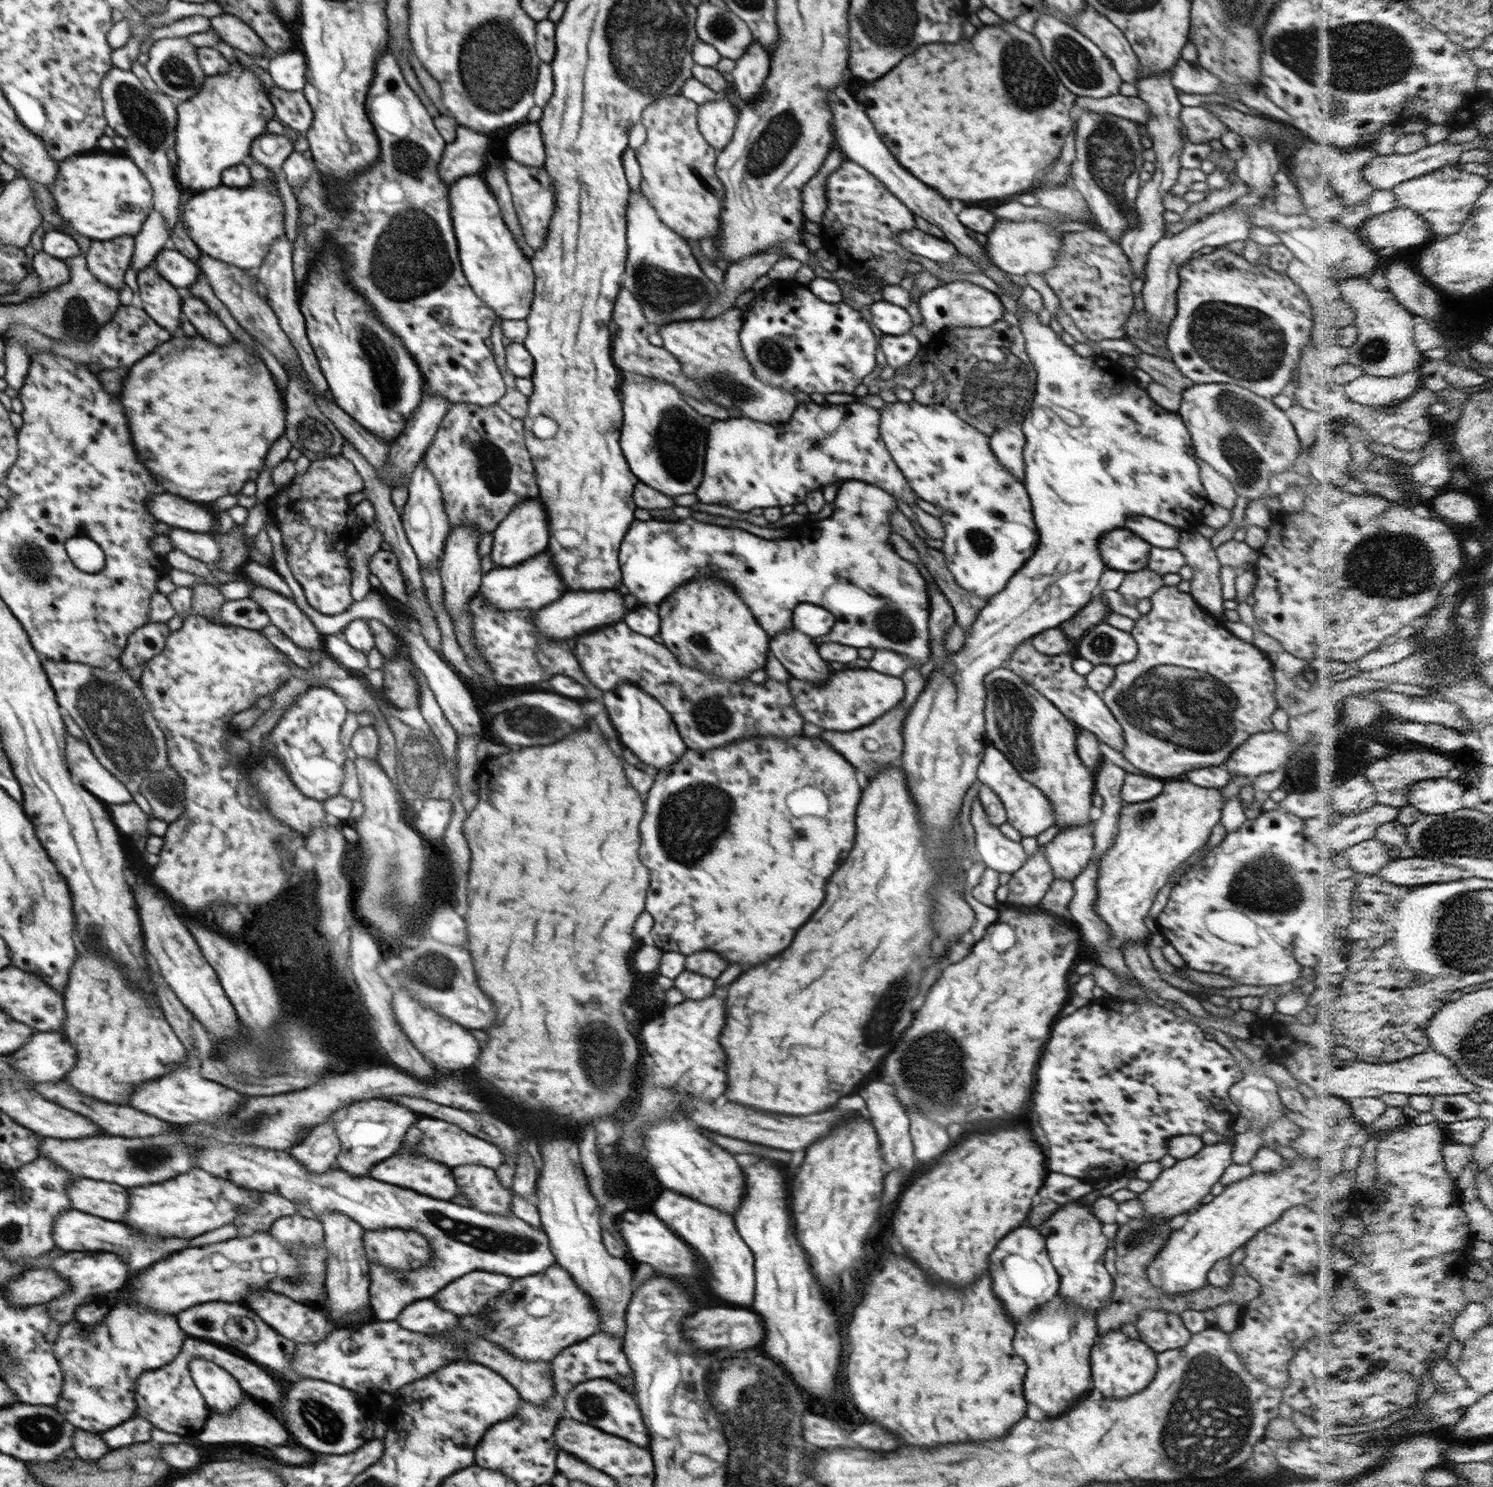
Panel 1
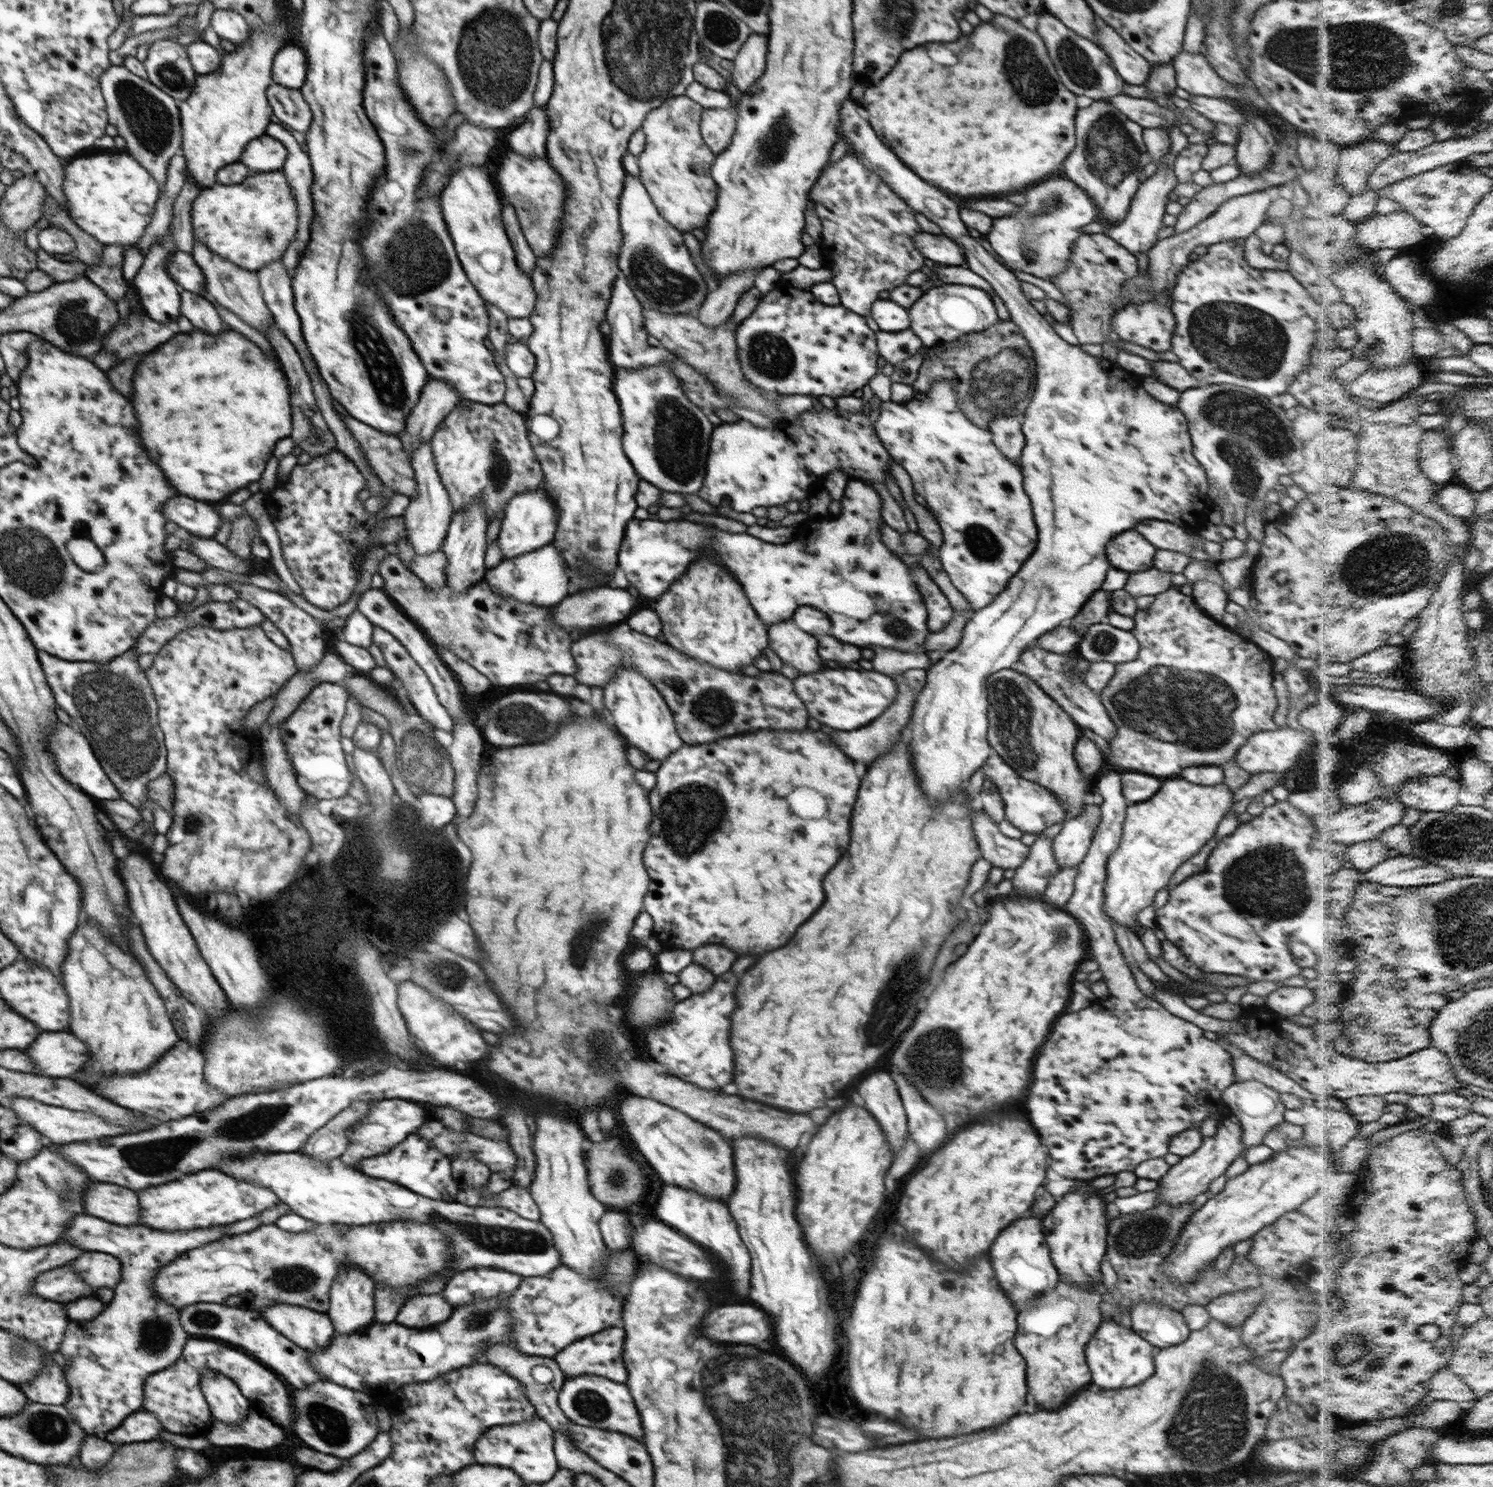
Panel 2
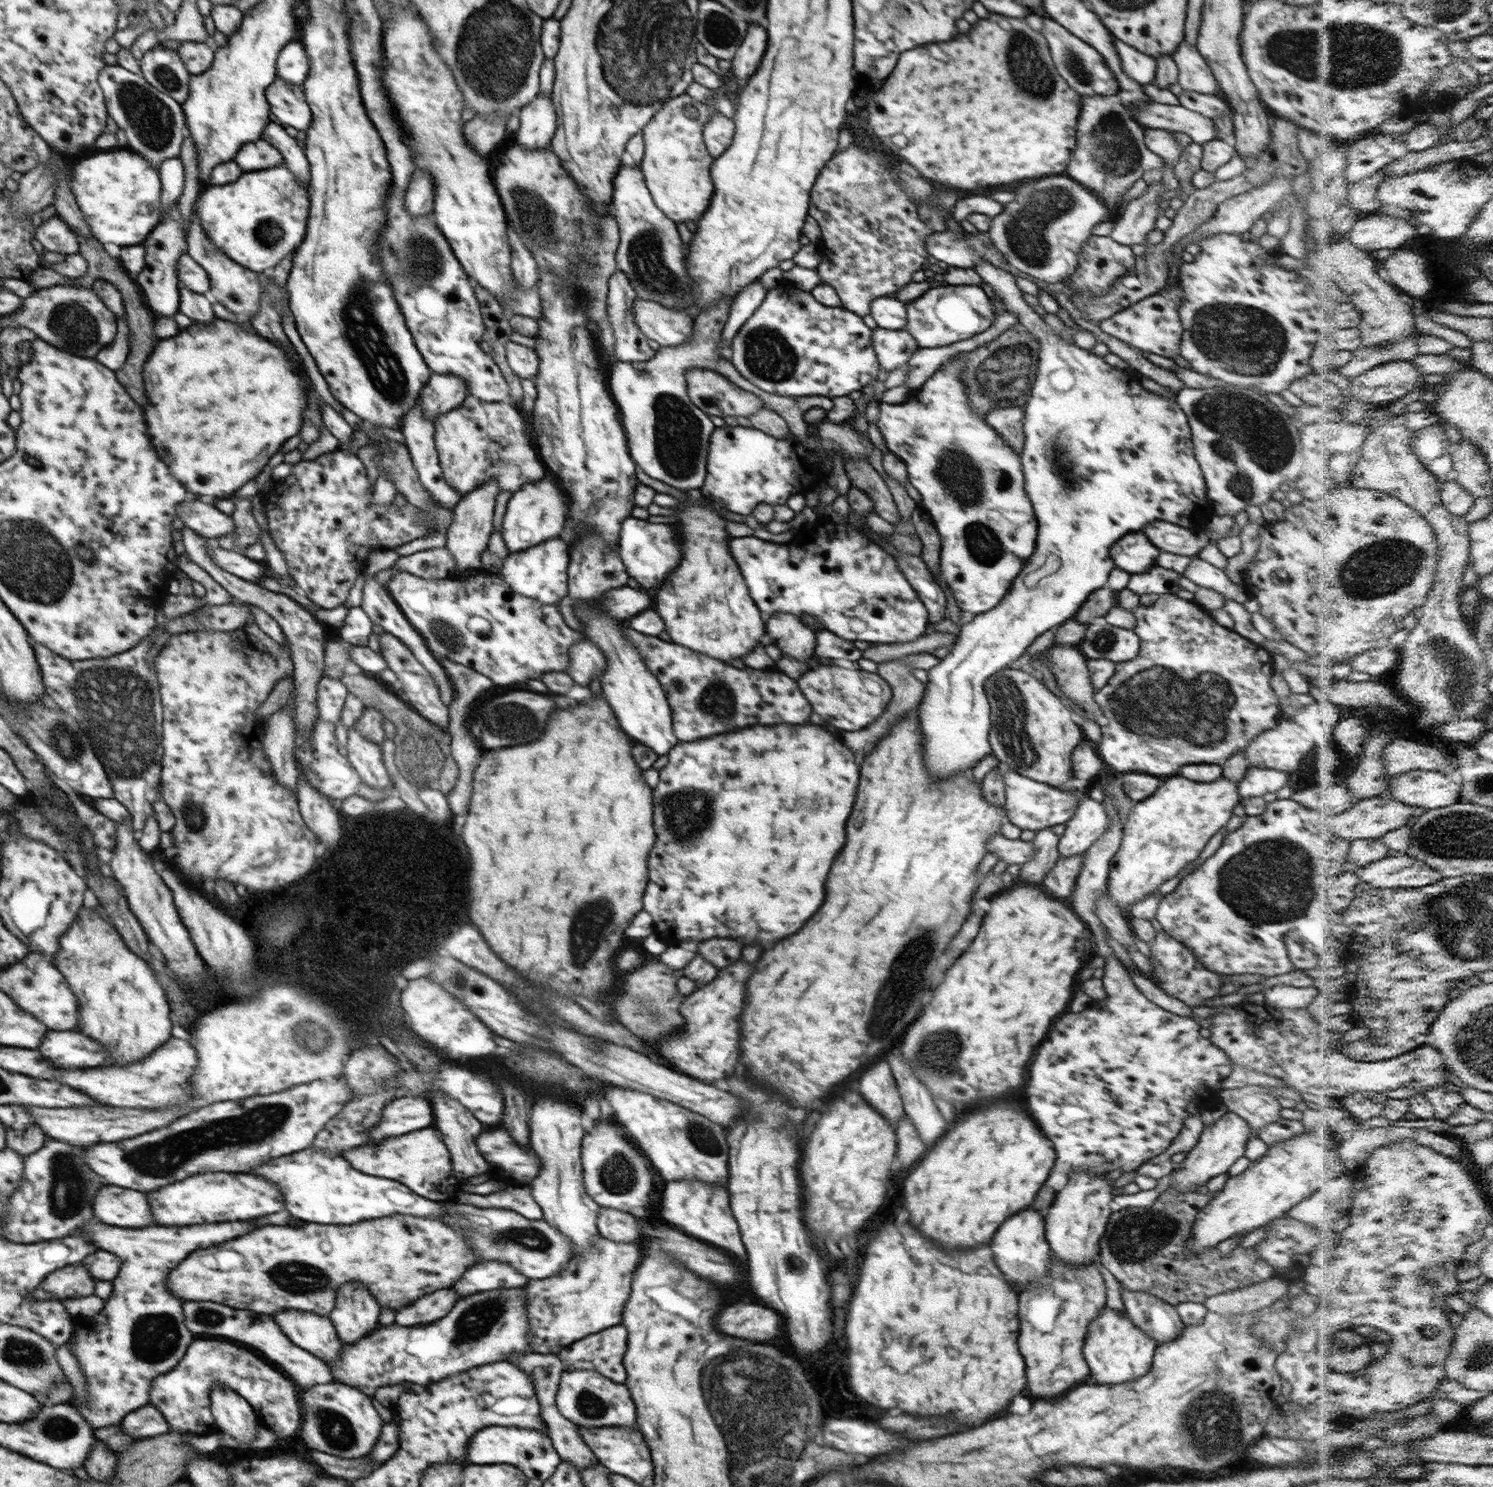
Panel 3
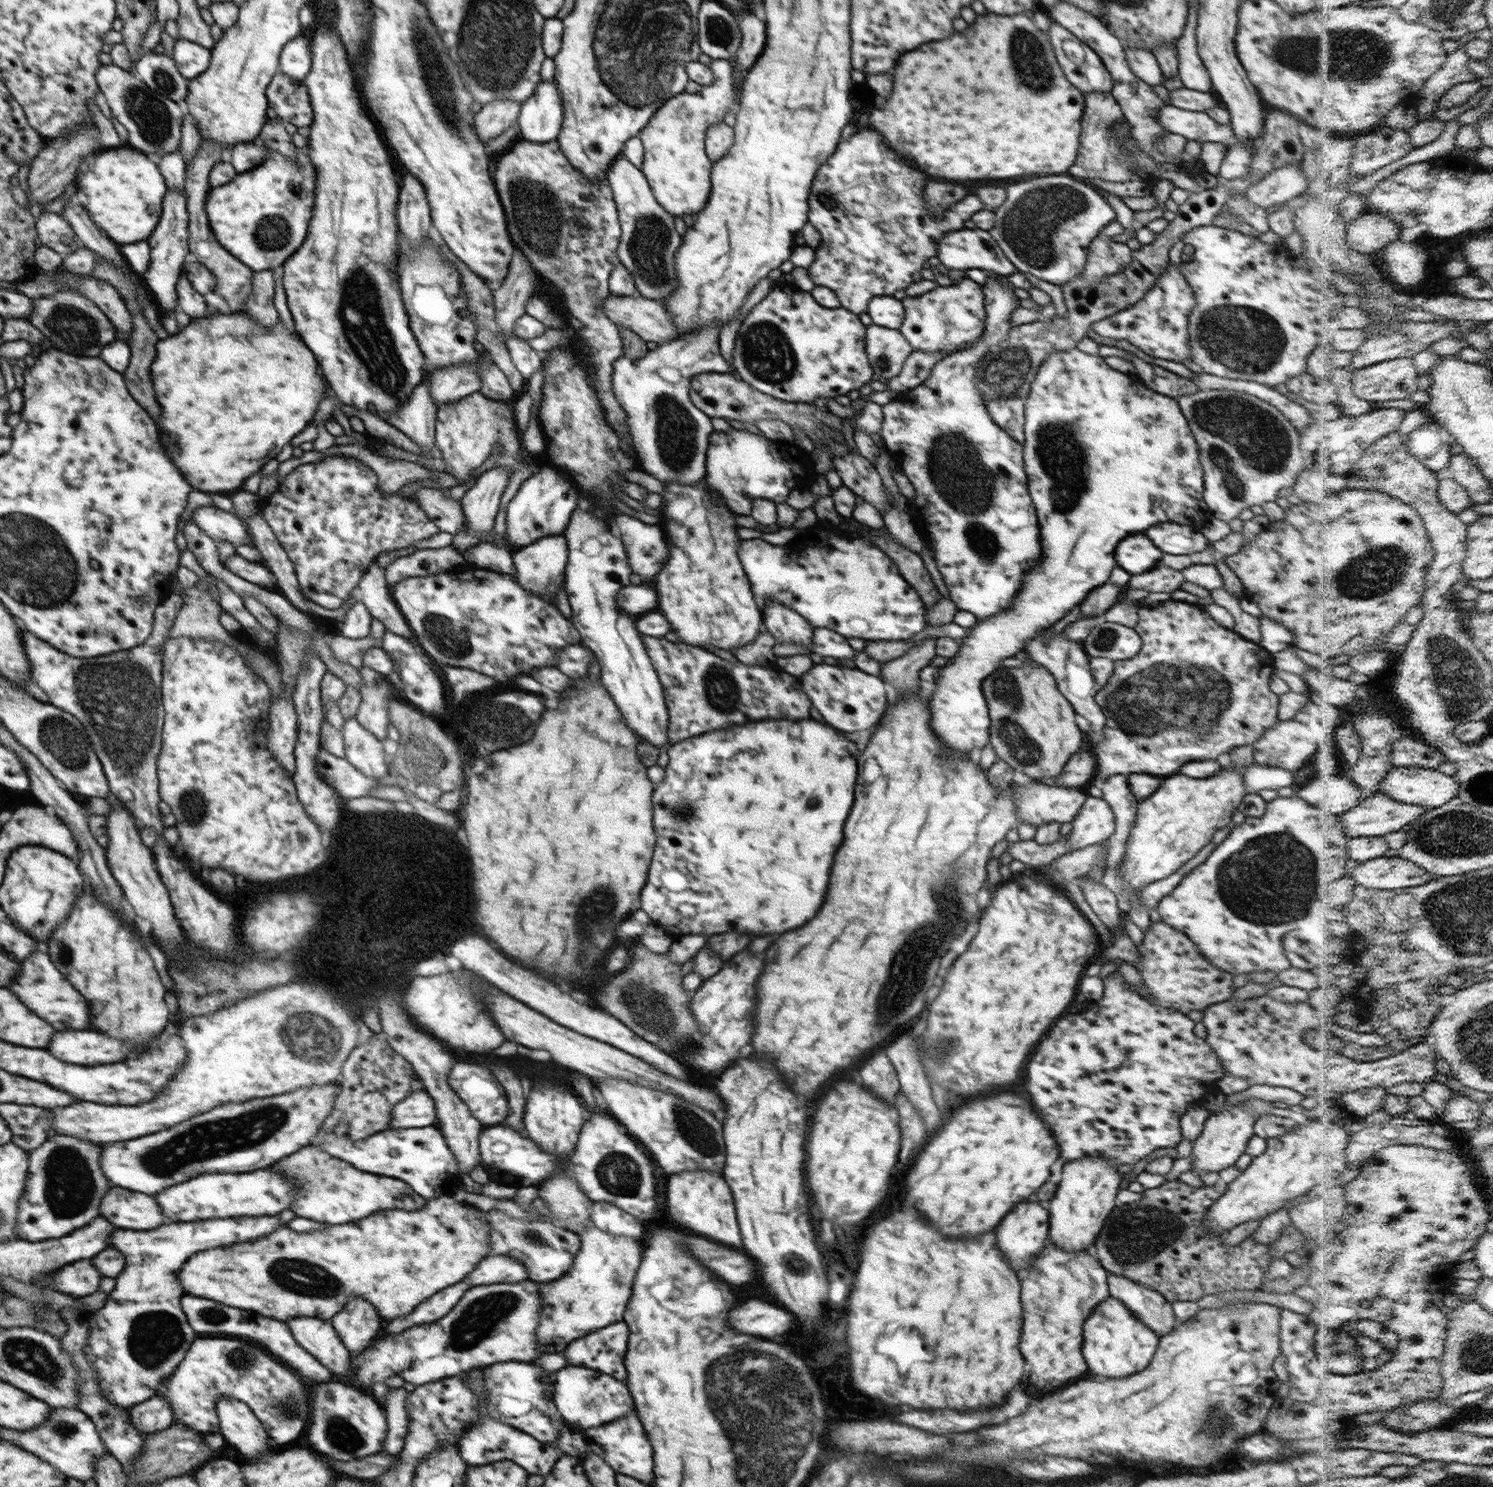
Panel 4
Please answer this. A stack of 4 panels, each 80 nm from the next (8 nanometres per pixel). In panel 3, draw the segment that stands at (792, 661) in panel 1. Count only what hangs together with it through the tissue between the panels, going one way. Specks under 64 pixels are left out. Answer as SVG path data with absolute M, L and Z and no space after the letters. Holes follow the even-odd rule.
M777 612L765 621L766 639L775 644L784 657L810 660L814 656L816 634L800 616Z

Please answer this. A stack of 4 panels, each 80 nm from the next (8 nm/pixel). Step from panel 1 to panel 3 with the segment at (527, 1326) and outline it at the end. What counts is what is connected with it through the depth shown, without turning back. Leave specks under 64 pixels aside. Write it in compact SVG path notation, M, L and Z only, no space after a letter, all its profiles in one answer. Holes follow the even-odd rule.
M599 1234L595 1244L587 1248L587 1252L578 1258L571 1258L569 1263L553 1277L545 1279L529 1279L525 1284L526 1317L530 1323L528 1343L532 1353L558 1354L572 1342L596 1334L602 1330L622 1323L624 1307L631 1293L631 1284L638 1265L643 1260L642 1248L638 1250L632 1242L612 1242Z

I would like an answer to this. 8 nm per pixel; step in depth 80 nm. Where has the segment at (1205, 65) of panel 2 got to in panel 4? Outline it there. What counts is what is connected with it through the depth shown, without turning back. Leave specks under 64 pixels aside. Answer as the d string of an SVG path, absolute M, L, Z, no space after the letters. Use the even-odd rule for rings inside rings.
M1189 14L1183 35L1177 39L1179 77L1184 88L1208 93L1212 92L1213 84L1207 68L1197 53L1196 27L1196 16Z

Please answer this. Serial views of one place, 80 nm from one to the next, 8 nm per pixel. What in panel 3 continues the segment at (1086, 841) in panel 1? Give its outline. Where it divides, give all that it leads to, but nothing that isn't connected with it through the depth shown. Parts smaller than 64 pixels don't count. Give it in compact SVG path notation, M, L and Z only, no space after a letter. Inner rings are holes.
M1088 799L1078 804L1066 830L1057 845L1059 857L1076 857L1086 853L1090 846L1108 830L1112 822L1103 802Z

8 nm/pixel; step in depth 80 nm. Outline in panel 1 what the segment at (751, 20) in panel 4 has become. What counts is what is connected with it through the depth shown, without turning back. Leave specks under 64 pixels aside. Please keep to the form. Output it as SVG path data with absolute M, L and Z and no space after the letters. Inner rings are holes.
M754 39L748 50L736 60L736 66L731 72L734 86L743 100L743 104L759 98L764 81L771 68L771 55Z

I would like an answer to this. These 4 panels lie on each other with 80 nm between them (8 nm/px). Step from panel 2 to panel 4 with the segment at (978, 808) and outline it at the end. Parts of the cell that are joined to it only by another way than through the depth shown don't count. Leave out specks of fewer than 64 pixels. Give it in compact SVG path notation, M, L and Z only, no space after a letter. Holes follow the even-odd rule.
M1060 838L1056 843L1040 845L1034 840L1009 843L1006 851L1017 861L1028 867L1036 867L1042 864L1050 864L1070 852L1067 838Z

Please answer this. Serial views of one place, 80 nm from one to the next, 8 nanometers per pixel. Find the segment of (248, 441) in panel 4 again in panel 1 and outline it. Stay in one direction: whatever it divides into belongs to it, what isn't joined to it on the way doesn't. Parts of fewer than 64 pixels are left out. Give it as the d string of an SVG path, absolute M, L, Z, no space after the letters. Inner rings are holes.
M177 334L130 366L120 402L126 410L138 458L142 458L142 464L166 492L205 505L222 496L236 495L247 482L258 479L264 470L268 448L285 434L286 412L273 375L258 358L260 354L248 348L246 344L238 344L237 339L232 346L220 348L206 342L202 335Z

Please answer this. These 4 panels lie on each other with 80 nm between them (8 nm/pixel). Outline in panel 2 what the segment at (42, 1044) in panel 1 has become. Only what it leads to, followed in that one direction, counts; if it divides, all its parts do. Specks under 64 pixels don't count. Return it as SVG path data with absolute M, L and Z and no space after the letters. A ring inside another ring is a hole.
M42 1032L42 1038L26 1050L42 1076L64 1078L88 1062L86 1046L68 1032Z

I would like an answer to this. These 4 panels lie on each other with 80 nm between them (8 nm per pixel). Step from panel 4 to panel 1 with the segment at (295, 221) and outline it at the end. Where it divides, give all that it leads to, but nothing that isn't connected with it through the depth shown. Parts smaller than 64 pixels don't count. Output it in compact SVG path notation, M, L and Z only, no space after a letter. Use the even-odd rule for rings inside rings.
M274 178L267 182L253 180L246 188L220 185L195 192L183 207L185 229L200 252L239 269L256 270L273 242L285 235L284 205Z

